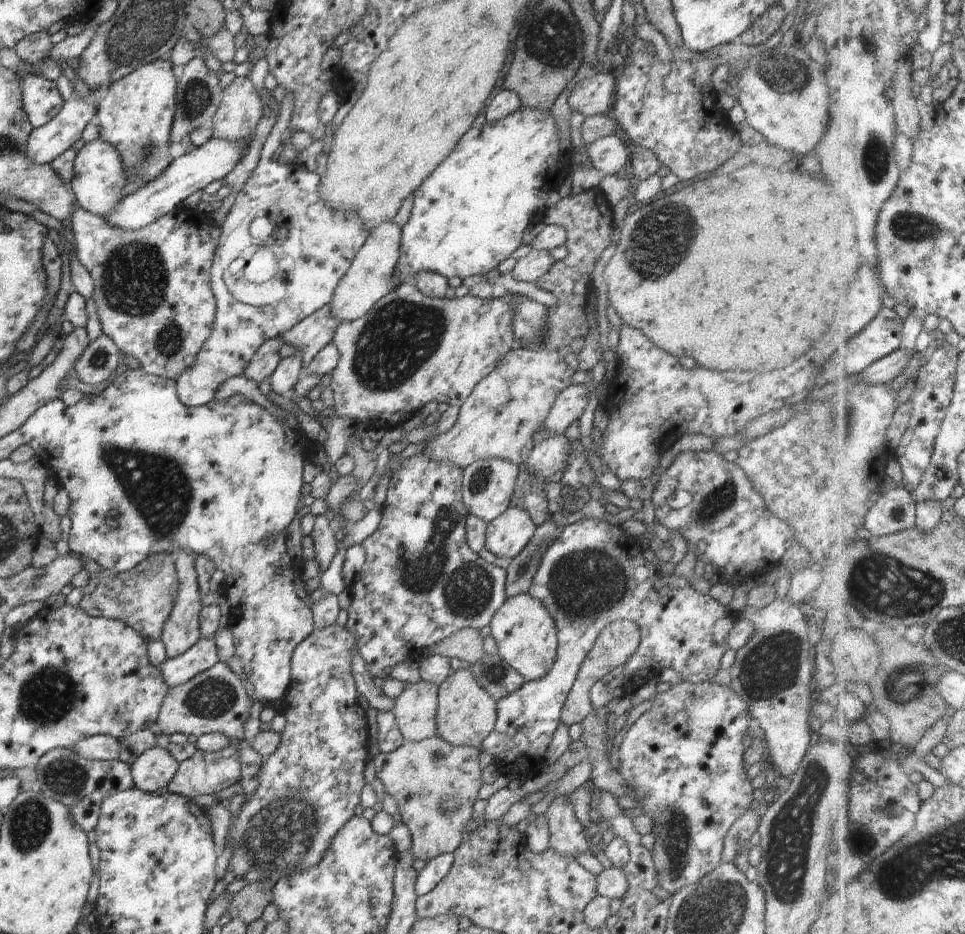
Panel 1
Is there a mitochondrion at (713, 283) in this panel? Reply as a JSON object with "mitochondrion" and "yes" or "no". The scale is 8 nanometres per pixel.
{"mitochondrion":"no"}

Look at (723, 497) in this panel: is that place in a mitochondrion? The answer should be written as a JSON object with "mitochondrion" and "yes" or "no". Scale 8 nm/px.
{"mitochondrion":"yes"}

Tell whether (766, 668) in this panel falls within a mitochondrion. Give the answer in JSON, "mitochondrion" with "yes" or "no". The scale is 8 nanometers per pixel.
{"mitochondrion":"yes"}

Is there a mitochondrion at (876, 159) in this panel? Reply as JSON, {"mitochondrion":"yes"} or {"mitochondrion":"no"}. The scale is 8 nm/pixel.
{"mitochondrion":"yes"}

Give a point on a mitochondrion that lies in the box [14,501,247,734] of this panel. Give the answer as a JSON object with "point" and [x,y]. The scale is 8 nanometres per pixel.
{"point":[47,697]}

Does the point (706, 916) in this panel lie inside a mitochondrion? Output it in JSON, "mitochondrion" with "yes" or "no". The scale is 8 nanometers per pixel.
{"mitochondrion":"yes"}

